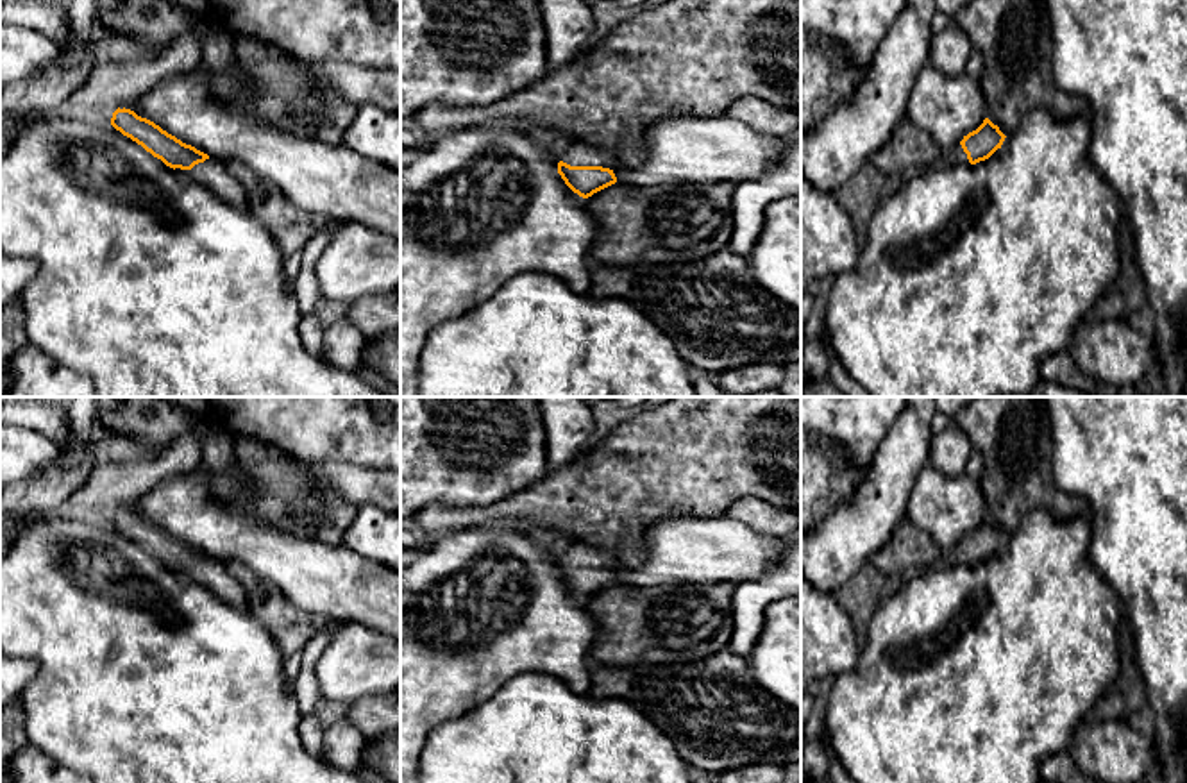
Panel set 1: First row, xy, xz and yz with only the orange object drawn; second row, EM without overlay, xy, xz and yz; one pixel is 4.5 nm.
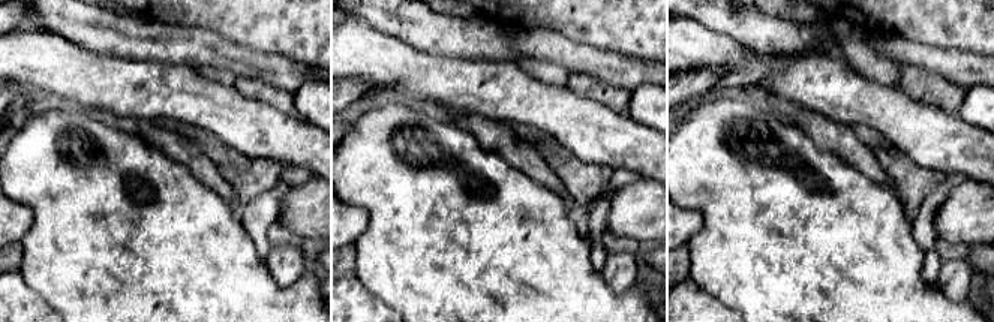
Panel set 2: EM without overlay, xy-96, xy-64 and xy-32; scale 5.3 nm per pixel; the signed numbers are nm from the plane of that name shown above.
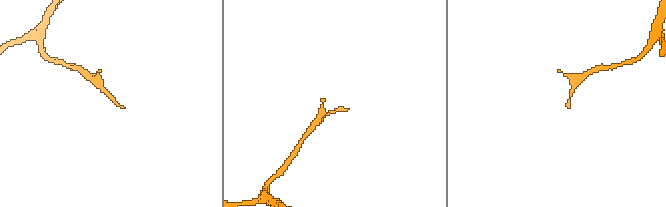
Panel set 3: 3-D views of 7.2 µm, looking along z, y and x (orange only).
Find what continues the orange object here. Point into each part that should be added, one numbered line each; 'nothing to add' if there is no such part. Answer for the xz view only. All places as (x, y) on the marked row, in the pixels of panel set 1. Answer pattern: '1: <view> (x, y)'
1: xz (576, 154)

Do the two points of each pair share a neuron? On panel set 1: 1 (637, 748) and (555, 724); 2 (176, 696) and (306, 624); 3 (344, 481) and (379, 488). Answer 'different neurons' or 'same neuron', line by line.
1: same neuron
2: different neurons
3: same neuron

